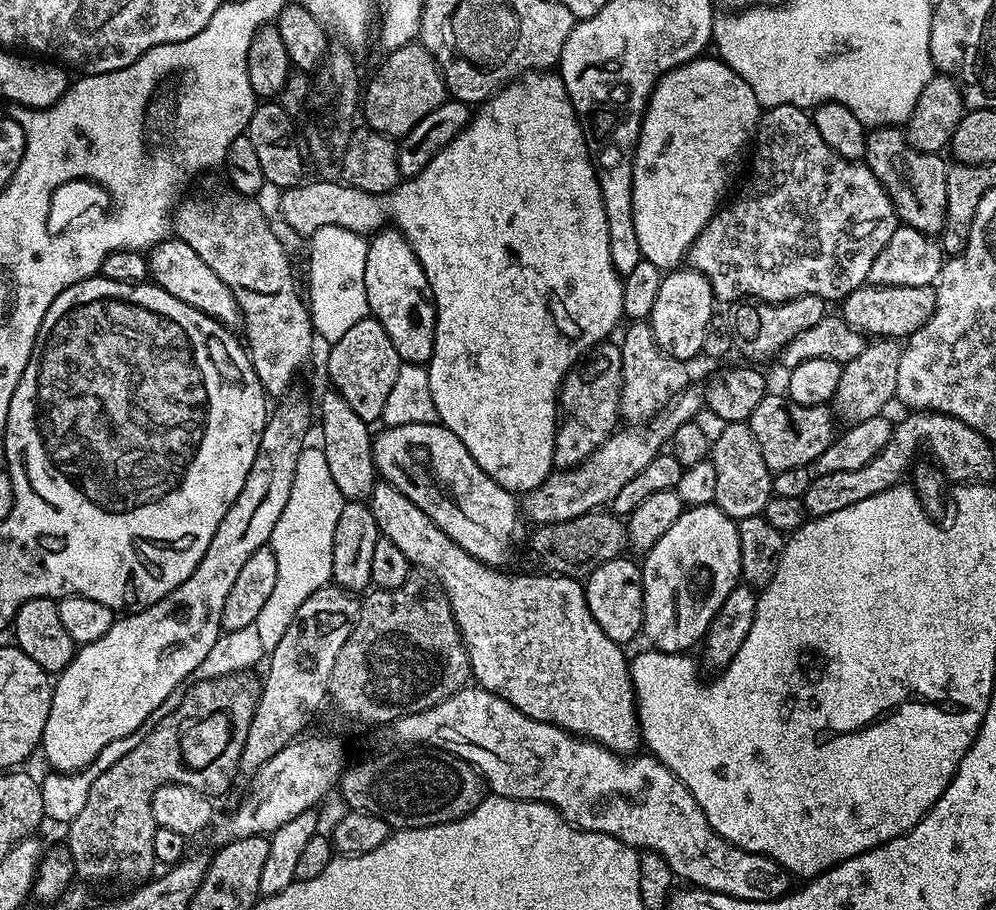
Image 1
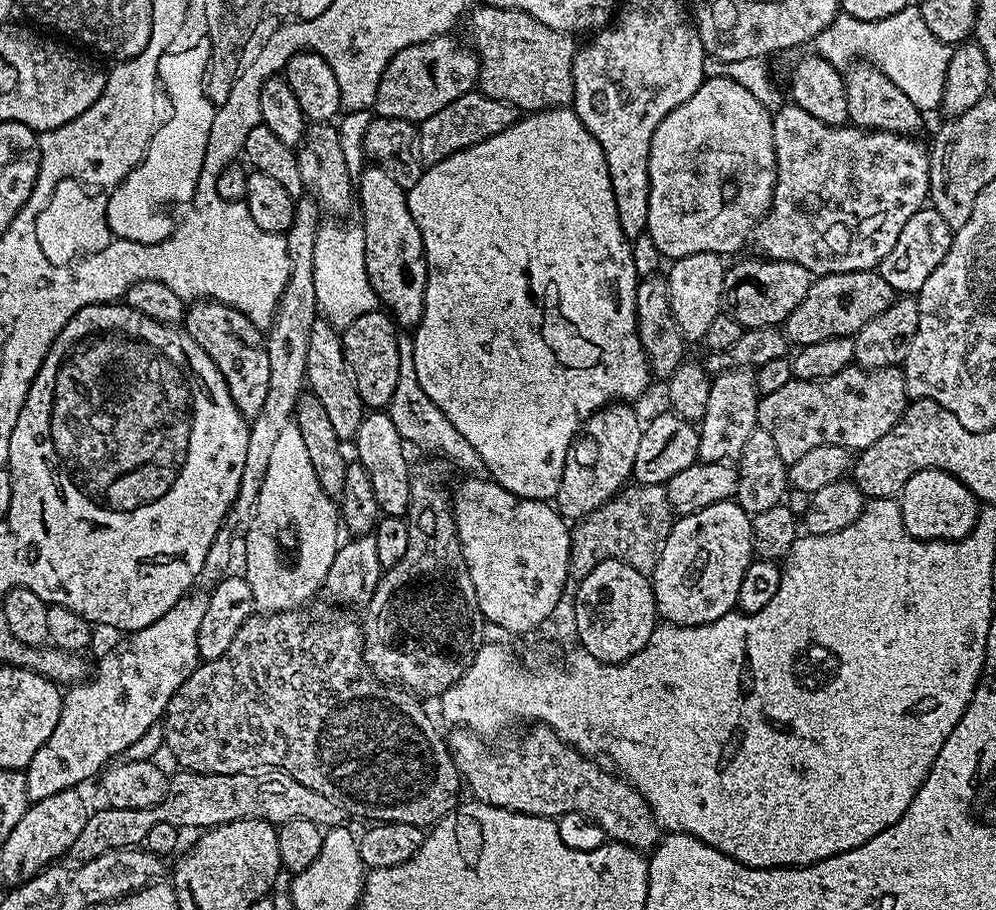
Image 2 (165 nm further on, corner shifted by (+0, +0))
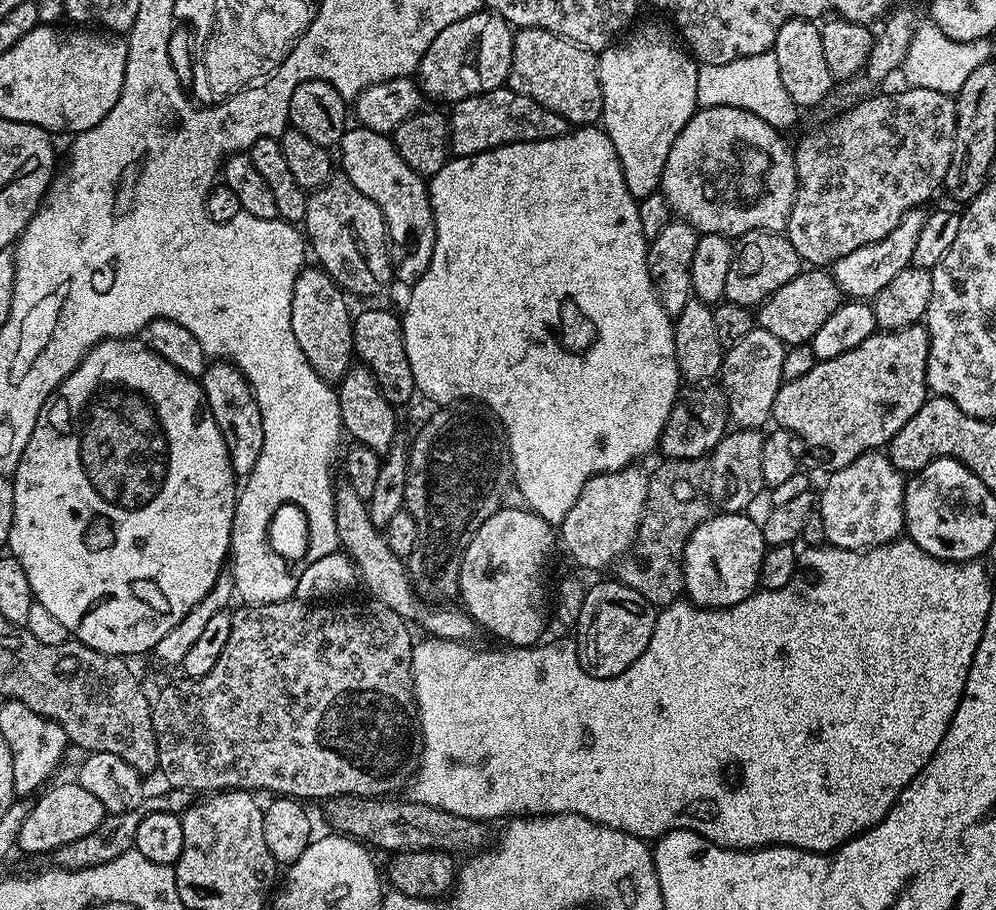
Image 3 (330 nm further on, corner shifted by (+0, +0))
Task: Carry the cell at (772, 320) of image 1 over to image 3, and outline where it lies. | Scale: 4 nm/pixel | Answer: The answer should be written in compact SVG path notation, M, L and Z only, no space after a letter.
M748 232L739 237L735 245L730 270L726 274L724 300L730 304L740 304L744 308L755 309L774 290L786 286L802 271L802 261L798 250L788 241L787 235L779 232Z

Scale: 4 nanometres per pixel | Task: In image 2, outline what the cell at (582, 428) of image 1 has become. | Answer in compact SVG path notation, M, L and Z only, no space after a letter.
M613 402L599 408L593 416L583 421L579 432L575 433L572 445L564 454L562 482L556 486L555 507L561 516L569 522L579 522L594 510L601 508L610 497L616 495L632 480L634 457L638 455L638 442L642 431L642 420L628 402Z

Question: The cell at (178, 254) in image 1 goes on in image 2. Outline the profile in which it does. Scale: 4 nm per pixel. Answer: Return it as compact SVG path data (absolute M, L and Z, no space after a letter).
M200 298L187 305L182 327L191 334L194 342L198 342L198 346L202 346L202 350L206 350L206 354L210 354L242 415L255 417L266 402L266 390L270 390L268 345L265 333L259 332L258 324L250 322L250 318L237 308L214 298Z

